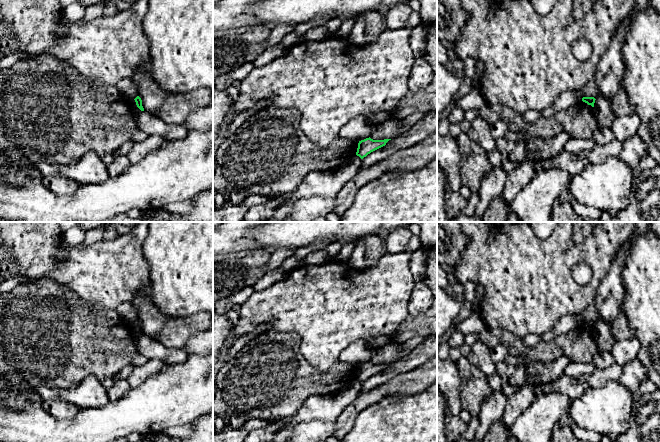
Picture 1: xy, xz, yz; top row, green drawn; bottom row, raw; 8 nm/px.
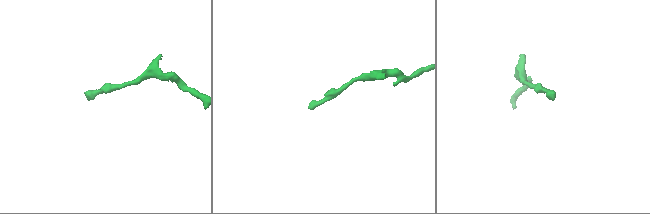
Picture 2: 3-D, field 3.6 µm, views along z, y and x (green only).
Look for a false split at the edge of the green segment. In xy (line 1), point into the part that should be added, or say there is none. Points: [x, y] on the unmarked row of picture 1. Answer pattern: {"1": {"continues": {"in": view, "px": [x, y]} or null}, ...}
{"1": {"continues": null}}

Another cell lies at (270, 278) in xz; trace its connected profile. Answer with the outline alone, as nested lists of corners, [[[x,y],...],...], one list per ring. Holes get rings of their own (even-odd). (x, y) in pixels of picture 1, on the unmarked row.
[[[279,267],[271,272],[266,273],[262,278],[260,278],[253,286],[254,291],[261,291],[268,289],[270,286],[274,285],[276,282],[282,281],[290,271]]]

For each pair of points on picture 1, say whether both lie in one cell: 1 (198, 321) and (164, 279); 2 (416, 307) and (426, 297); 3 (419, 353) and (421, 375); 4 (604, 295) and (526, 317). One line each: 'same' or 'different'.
1: different
2: same
3: different
4: different

